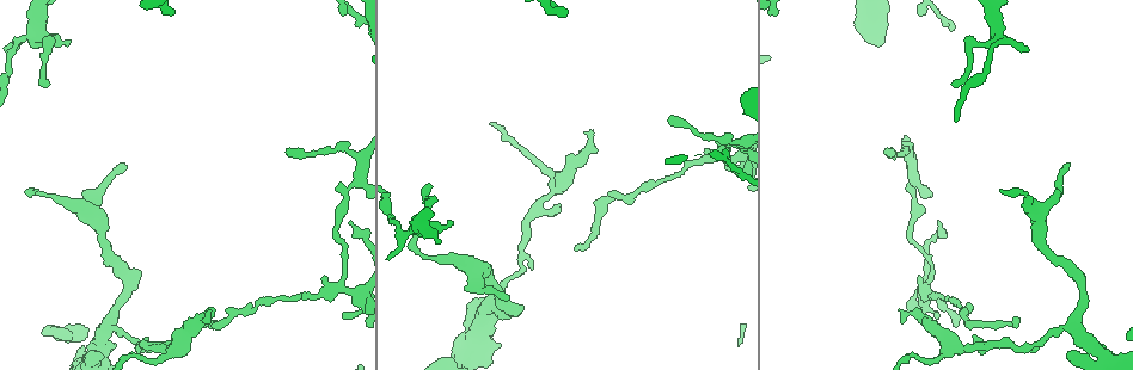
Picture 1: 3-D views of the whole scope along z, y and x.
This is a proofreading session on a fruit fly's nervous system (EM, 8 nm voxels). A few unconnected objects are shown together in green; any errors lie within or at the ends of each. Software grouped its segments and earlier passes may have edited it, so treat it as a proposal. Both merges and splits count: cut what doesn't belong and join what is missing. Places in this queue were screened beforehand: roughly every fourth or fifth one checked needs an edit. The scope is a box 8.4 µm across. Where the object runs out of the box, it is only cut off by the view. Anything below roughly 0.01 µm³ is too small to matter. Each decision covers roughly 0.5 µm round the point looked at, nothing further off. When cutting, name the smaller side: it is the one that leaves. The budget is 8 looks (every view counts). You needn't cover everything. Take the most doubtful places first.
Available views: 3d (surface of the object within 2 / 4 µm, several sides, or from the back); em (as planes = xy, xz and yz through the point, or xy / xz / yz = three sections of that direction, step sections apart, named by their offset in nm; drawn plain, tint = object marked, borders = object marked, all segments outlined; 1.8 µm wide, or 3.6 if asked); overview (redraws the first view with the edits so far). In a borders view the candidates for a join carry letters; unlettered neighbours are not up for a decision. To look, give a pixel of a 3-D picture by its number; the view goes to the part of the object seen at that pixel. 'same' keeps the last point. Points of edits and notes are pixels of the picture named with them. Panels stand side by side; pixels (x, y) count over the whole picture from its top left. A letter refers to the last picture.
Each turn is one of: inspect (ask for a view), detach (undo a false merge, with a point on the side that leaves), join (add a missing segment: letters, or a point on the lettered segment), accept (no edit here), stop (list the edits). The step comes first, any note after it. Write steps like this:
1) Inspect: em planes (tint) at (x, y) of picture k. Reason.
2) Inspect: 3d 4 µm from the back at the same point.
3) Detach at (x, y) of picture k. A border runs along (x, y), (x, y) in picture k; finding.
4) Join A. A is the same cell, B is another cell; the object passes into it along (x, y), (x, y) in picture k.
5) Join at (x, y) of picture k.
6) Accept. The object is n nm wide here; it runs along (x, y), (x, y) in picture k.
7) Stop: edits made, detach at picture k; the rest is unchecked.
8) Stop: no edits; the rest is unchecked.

Inspect: em yz step 8 (borders) at (68, 42) of picture 1. Branch stops here.

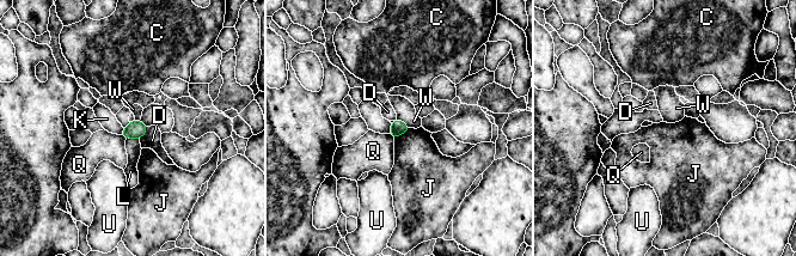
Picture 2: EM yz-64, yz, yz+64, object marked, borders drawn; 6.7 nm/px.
Accept. C, D, J, K, L, Q, U and W are other cells; a border runs along (411, 128), (395, 139) in picture 2; no lettered segment goes on from it.

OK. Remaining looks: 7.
Inspect: 3d 2 µm at (574, 250) of picture 1. Thin end.

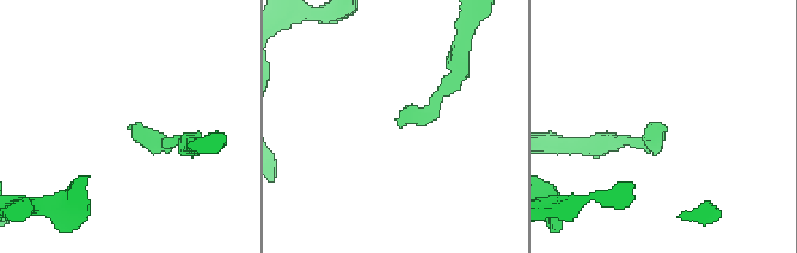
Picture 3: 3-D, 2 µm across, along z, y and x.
Inspect: em xy step 4 (borders) at (659, 124) of picture 3.

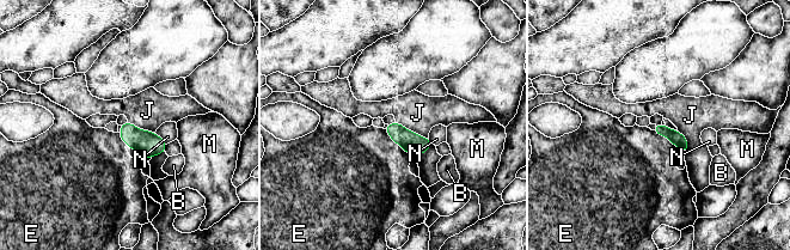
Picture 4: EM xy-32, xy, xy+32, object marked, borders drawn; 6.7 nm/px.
Inspect: em planes (borders) at the same point. Cut it another way.

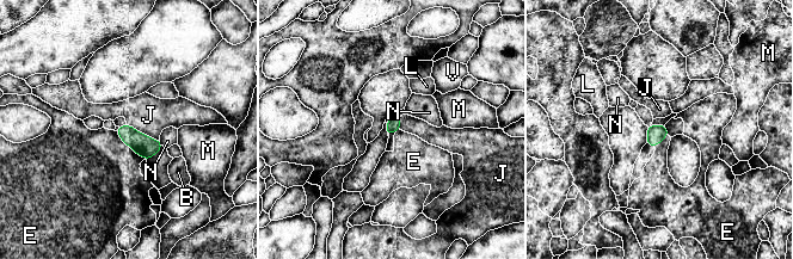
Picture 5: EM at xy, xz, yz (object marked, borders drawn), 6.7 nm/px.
Accept. The object is 90 nm wide here; B, E, J, L, M, N and V are other cells; a border runs along (115, 131), (145, 159) in picture 5; no lettered segment goes on from it.

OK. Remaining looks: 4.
Inspect: em xy step 8 (tint) at (348, 288) of picture 1. Looks like a crossing.

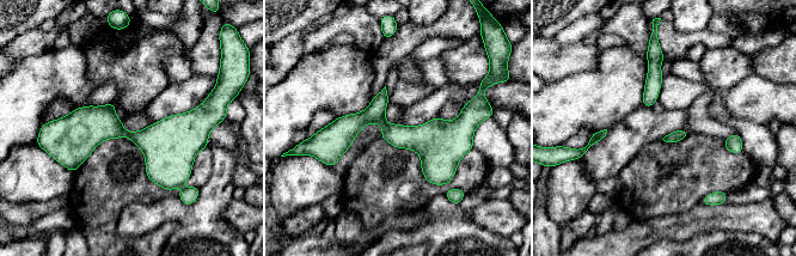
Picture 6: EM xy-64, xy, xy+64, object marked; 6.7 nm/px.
Inspect: em xz step 8 (borders) at the same point.

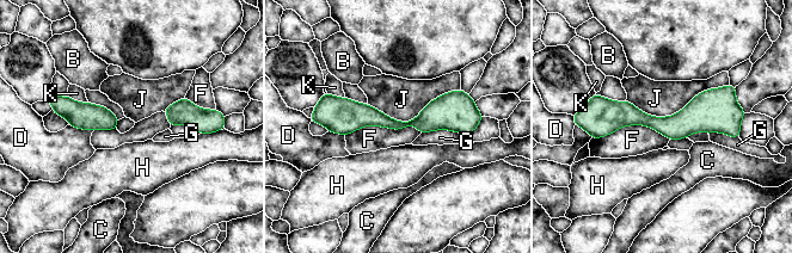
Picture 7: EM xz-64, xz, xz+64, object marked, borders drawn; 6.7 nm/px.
Accept. B, C, D, F, G, H, J and K are other cells; it runs along (326, 121), (461, 121), (470, 129) in picture 7; all the same cell.

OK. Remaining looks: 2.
Inspect: 3d 4 µm at (1070, 166) of picture 1. Tapers out.

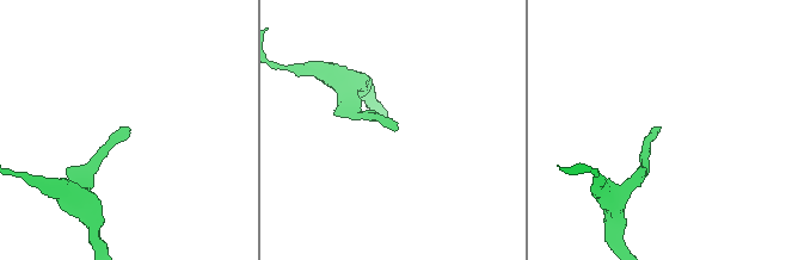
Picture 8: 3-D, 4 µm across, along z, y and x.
Inspect: em yz step 4 (borders) at (659, 126) of picture 8.

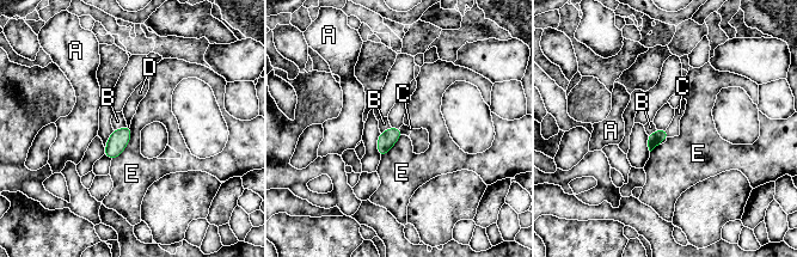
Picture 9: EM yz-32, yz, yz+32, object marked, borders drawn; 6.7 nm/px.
Join C. The longest contact is with E, 260 nm; C is the same cell, A, B, D and E are other cells; the object passes into it along (654, 140), (667, 133), (673, 130) in picture 9; it goes on there.

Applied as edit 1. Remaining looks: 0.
Stop: edits made, join at picture 9; the rest is unchecked.

